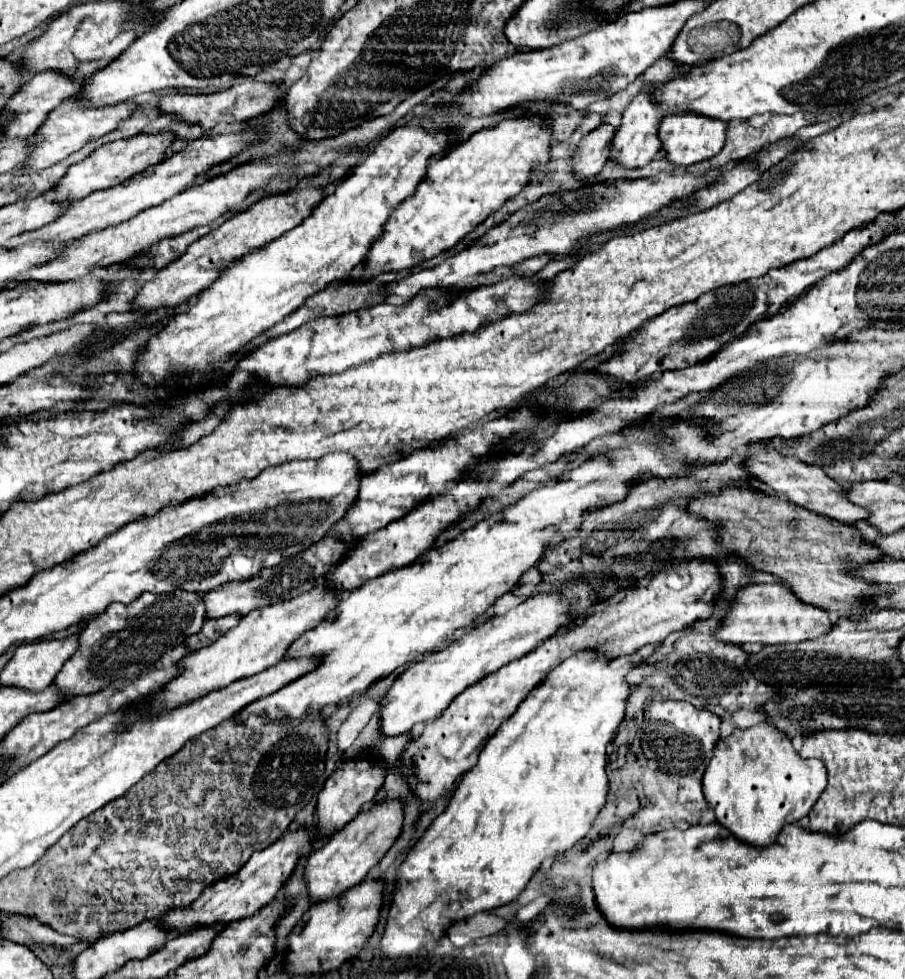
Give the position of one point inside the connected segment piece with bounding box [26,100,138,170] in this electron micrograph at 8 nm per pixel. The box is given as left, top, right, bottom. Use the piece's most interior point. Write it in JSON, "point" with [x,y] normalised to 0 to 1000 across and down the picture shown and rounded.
{"point":[75,131]}

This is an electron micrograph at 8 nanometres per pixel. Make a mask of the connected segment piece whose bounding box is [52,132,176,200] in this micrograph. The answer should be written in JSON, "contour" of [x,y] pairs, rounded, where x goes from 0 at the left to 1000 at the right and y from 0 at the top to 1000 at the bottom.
{"contour":[[[177,135],[177,137],[150,137],[139,143],[128,143],[122,147],[113,147],[108,153],[104,153],[95,163],[82,168],[75,178],[64,186],[60,192],[57,202],[60,204],[88,204],[106,194],[117,194],[122,190],[128,190],[130,186],[137,186],[139,182],[146,182],[155,174],[161,174],[161,170],[170,170],[170,165],[177,165],[181,155],[194,145],[194,139],[190,135]]]}

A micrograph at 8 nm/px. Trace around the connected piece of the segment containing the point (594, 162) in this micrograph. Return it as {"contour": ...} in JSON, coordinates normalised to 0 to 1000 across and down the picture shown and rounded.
{"contour":[[[663,127],[641,143],[636,168],[632,170],[639,182],[659,180],[665,174],[667,165],[674,161],[678,133],[676,127]]]}

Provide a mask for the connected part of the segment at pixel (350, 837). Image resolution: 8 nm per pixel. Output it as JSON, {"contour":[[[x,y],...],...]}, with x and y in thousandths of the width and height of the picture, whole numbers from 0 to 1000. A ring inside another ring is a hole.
{"contour":[[[413,819],[407,827],[398,829],[387,842],[369,850],[362,860],[340,874],[336,887],[336,899],[340,917],[345,921],[358,921],[378,915],[382,909],[396,905],[404,893],[420,880],[427,868],[438,860],[444,846],[444,823],[442,819]]]}

